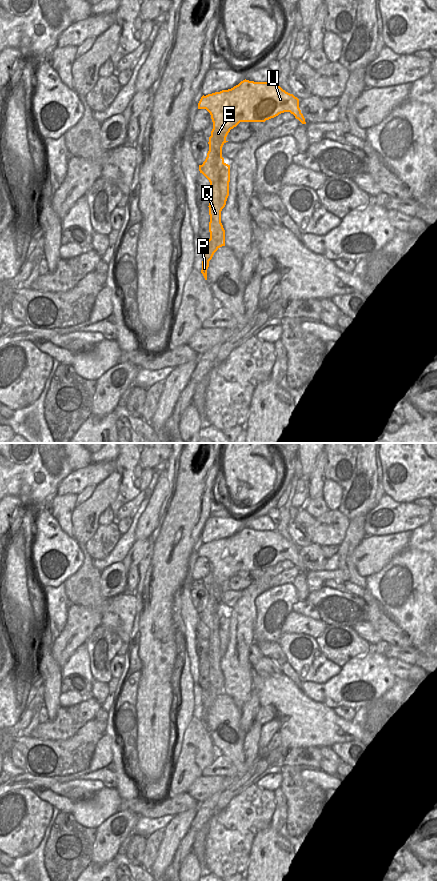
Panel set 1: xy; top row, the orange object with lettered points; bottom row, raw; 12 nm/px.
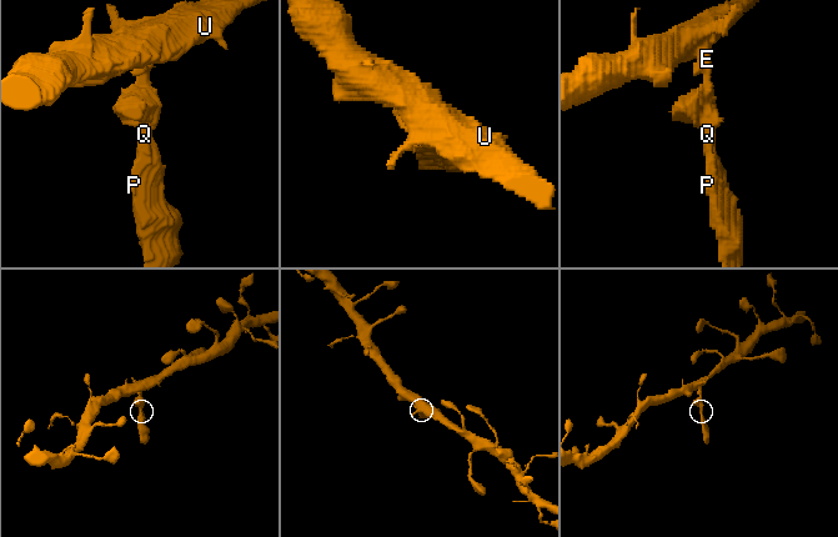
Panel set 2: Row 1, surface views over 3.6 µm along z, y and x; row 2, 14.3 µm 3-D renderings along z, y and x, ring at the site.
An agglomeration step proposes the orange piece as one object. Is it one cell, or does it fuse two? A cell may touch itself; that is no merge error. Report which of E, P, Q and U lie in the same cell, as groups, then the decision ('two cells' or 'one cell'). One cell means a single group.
E P Q U | one cell

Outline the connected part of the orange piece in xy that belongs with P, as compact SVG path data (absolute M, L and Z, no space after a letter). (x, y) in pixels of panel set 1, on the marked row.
M243 80L228 90L202 96L198 109L206 109L213 122L209 137L209 151L199 171L210 182L209 232L210 239L202 251L202 270L207 280L209 261L214 253L225 246L225 230L221 211L229 196L230 165L224 162L222 147L226 137L240 122L265 122L284 112L290 112L302 124L305 118L299 108L299 99L283 90L276 82Z

